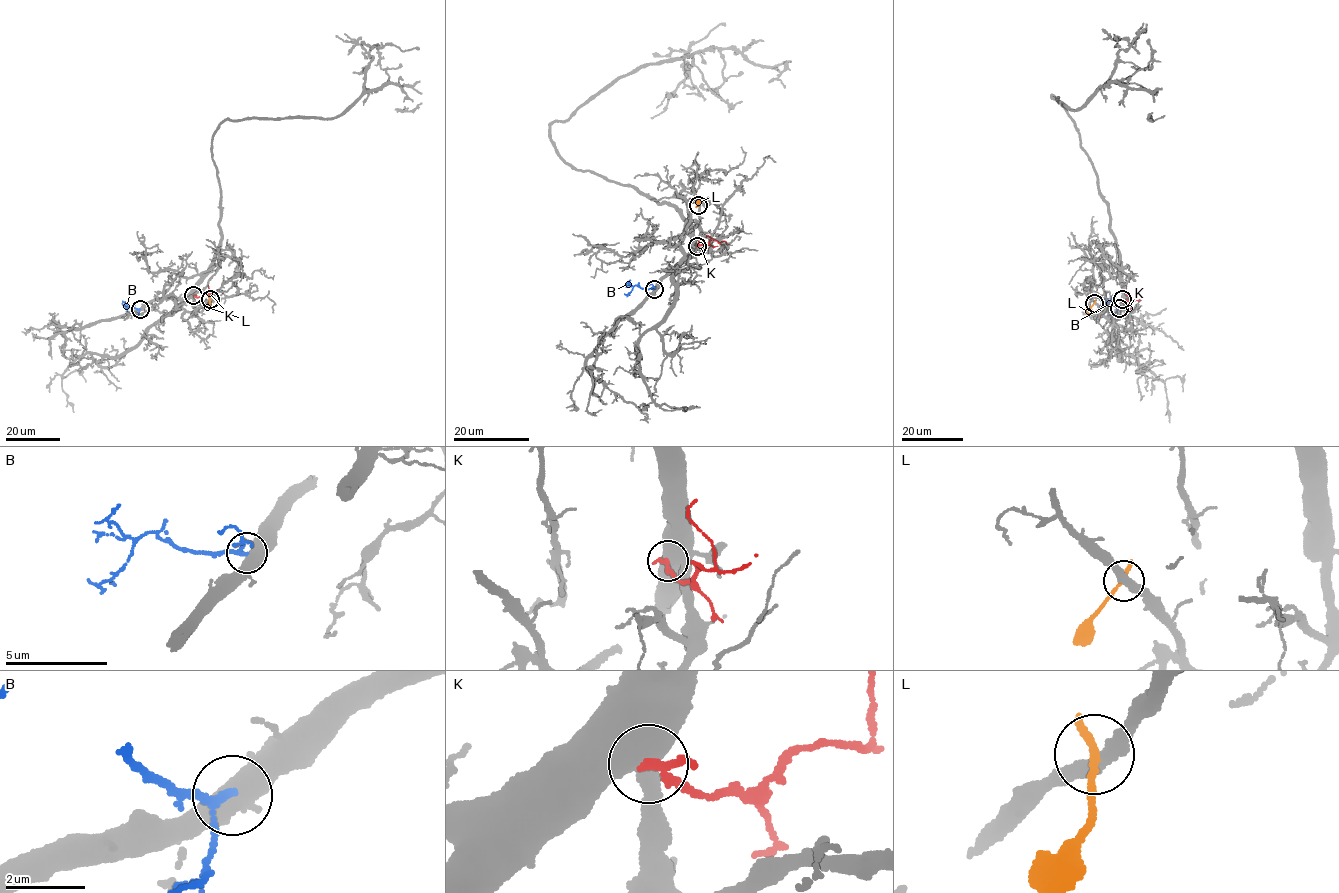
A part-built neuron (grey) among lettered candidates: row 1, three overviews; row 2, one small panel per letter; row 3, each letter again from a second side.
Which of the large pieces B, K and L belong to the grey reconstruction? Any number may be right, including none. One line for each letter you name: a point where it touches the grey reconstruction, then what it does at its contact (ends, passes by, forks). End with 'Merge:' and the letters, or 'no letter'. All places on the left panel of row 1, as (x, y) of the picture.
B: (140, 309) | it passes by
Merge: B

